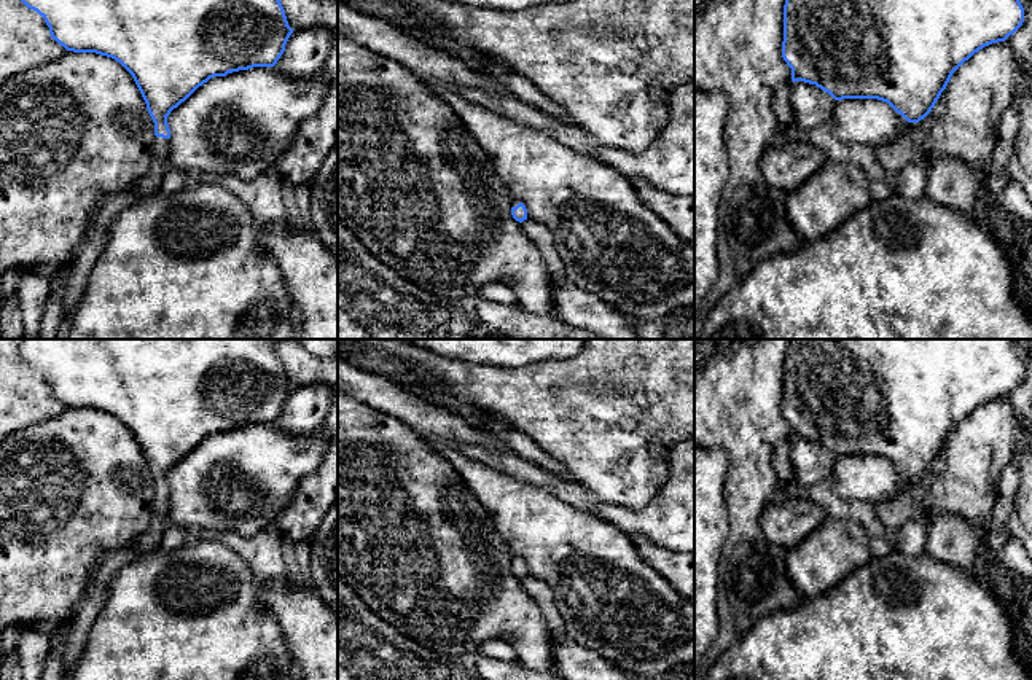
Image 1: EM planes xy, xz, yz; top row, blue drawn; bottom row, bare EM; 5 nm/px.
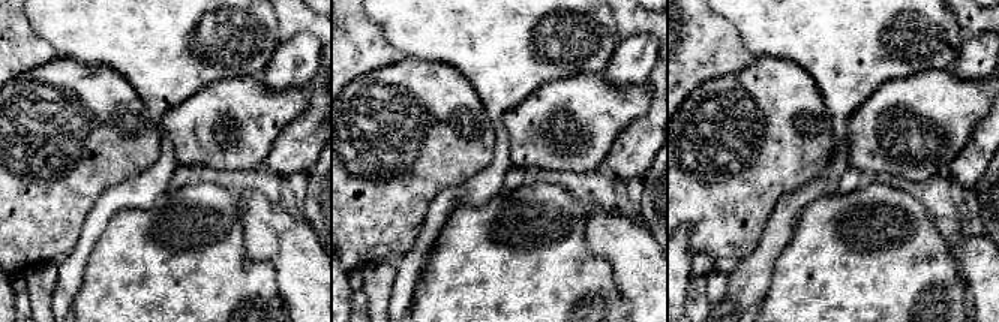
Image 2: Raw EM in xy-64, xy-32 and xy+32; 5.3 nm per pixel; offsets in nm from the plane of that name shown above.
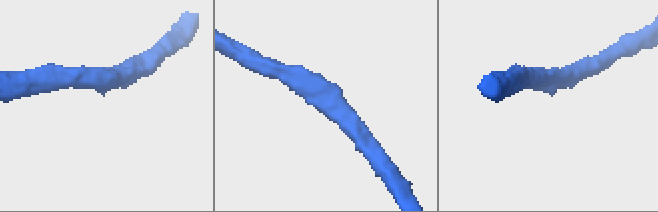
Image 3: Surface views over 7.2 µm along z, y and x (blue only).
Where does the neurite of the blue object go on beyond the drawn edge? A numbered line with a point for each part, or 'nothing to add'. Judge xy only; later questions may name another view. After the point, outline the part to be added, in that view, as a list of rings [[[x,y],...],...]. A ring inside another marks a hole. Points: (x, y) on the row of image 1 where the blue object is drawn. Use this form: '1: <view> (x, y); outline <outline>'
1: xy (148, 185); outline [[[154,135],[154,154],[148,174],[131,183],[124,190],[134,194],[134,204],[139,204],[143,199],[161,193],[162,177],[166,174],[166,169],[170,166],[169,154],[170,139]]]

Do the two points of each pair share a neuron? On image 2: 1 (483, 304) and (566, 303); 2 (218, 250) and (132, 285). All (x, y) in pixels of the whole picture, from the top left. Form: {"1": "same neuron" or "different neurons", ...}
{"1": "same neuron", "2": "same neuron"}

